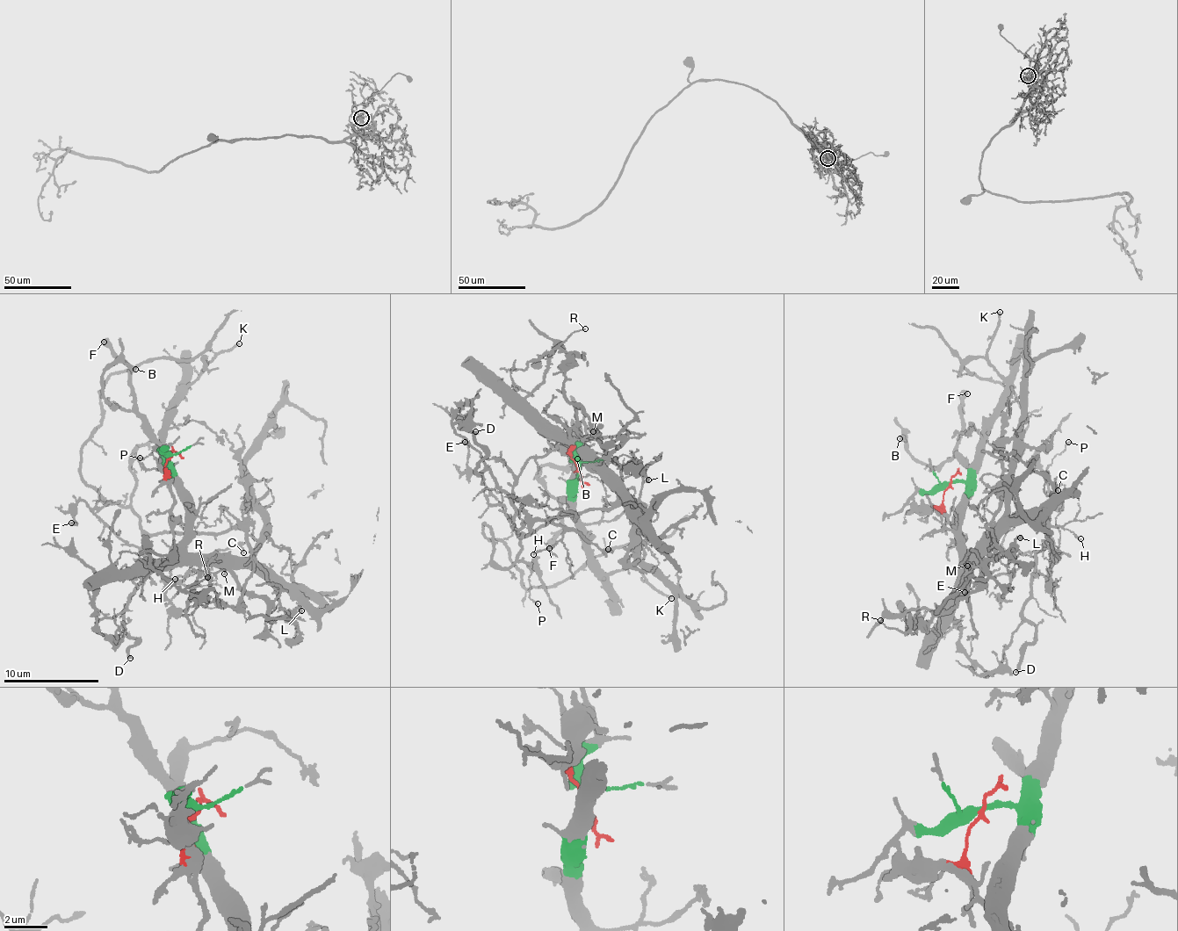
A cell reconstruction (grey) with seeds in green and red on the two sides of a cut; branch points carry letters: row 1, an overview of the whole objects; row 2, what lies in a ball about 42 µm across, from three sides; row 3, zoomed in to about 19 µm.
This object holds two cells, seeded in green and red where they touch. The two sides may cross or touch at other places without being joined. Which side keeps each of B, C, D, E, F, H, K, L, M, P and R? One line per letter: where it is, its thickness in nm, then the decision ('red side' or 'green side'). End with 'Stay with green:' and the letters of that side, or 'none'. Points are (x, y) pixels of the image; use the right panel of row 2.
B: place (899, 438); calibre 320 nm; green side
C: place (1058, 490); calibre 160 nm; red side
D: place (1015, 672); calibre 220 nm; red side
E: place (964, 592); calibre 160 nm; red side
F: place (967, 393); calibre 500 nm; green side
H: place (1080, 538); calibre 140 nm; red side
K: place (1000, 312); calibre 190 nm; green side
L: place (1020, 537); calibre 240 nm; red side
M: place (967, 566); calibre 120 nm; red side
P: place (1068, 442); calibre 100 nm; red side
R: place (880, 620); calibre 110 nm; red side
Stay with green: B, F, K

